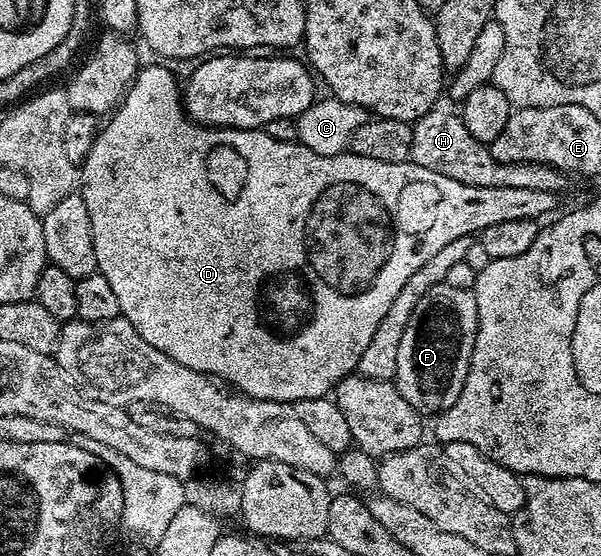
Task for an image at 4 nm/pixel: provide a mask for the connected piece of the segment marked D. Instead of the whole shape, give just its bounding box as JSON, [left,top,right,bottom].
[78,64,558,403]

